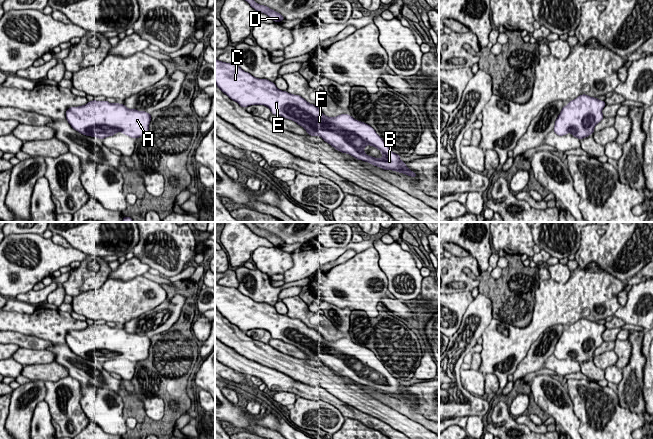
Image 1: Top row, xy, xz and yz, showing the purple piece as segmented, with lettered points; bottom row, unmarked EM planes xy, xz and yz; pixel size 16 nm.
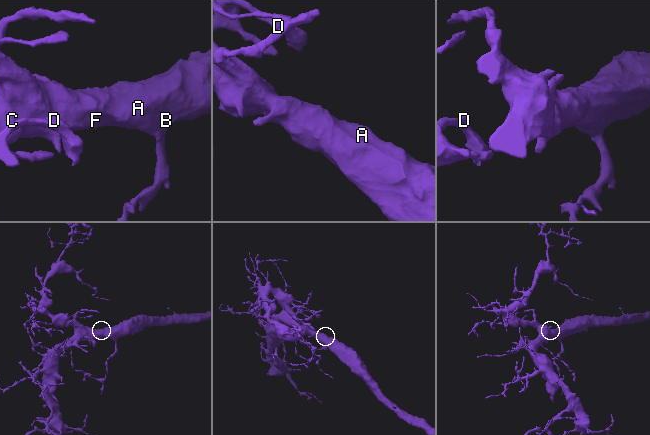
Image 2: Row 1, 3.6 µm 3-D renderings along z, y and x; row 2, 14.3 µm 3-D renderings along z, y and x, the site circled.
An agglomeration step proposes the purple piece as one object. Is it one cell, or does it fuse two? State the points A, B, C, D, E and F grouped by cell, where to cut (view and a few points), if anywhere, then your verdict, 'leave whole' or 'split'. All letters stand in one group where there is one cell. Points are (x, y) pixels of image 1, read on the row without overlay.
groups A B C D E F; cut none; leave whole

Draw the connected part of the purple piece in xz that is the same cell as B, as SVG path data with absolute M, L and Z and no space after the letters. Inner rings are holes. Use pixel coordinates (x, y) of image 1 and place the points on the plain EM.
M215 283L216 310L241 331L250 329L267 330L273 339L279 339L302 350L308 359L320 360L341 377L358 384L369 386L384 394L392 394L415 402L399 381L385 368L383 363L368 348L354 343L351 339L341 338L328 341L313 328L299 319L279 314L274 306L259 303L243 295L237 288ZM367 369L381 375L383 382L368 380L364 376Z

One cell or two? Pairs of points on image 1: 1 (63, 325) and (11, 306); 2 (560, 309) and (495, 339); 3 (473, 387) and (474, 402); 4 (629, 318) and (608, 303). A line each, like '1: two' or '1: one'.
1: two
2: one
3: two
4: two

